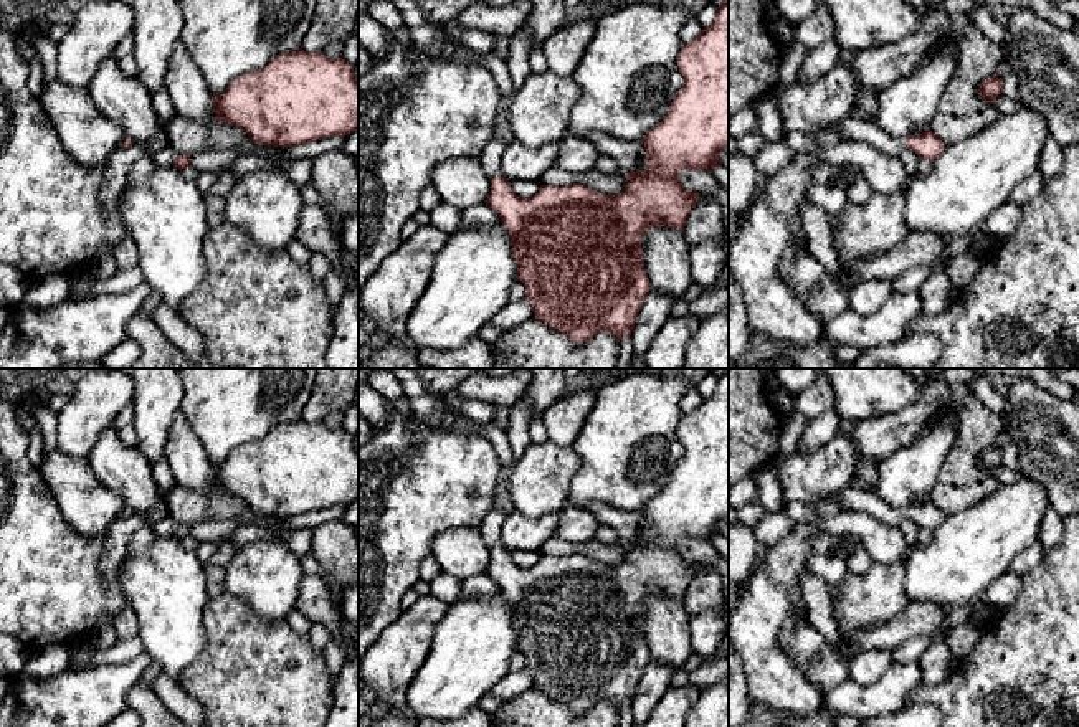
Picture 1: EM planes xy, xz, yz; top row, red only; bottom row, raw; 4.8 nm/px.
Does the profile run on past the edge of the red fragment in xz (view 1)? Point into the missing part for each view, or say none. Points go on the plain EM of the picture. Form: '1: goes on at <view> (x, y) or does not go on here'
1: goes on at xz (491, 524)

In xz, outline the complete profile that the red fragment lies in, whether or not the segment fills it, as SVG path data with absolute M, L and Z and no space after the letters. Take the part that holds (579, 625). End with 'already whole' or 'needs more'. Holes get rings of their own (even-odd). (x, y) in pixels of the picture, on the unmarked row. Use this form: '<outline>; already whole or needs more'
M722 368L717 378L714 393L692 411L682 413L676 433L684 454L673 468L666 487L641 509L648 539L625 544L626 558L621 563L606 565L572 554L540 555L534 567L524 568L499 545L507 512L492 502L481 522L479 532L491 547L486 573L511 606L517 651L525 658L524 669L532 676L535 689L575 714L588 712L598 702L611 702L618 712L631 707L651 659L643 606L654 596L684 600L701 563L687 560L679 552L679 542L712 542L720 535L720 522L729 519L729 368Z; needs more

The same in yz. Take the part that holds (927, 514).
M848 486L838 491L834 496L844 511L866 512L881 524L892 527L899 527L901 520L909 517L920 529L929 529L934 532L945 520L945 514L929 497L919 506L894 509L889 507L872 487L858 489Z; needs more

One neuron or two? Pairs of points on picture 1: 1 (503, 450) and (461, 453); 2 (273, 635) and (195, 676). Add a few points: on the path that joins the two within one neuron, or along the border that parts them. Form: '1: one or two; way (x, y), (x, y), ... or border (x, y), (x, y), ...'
1: two; border (458, 432), (489, 441), (499, 463), (493, 489)
2: one; way (253, 655), (232, 676), (215, 676)

